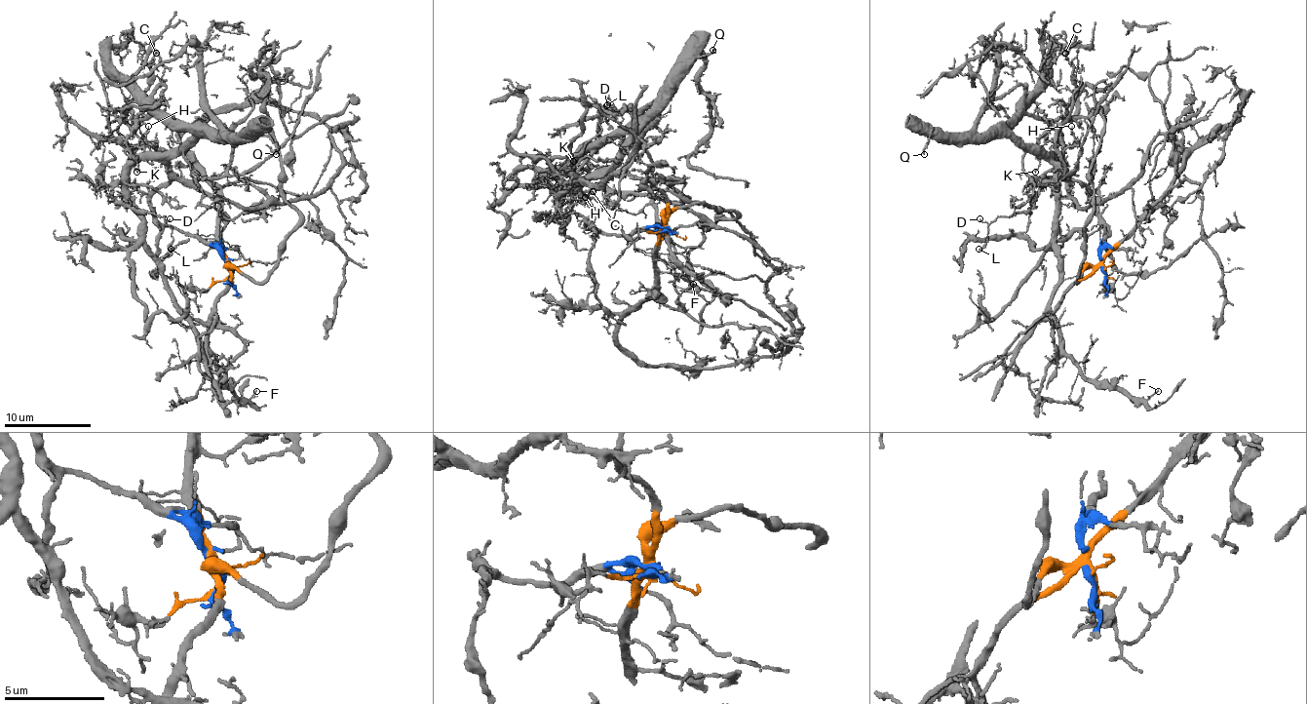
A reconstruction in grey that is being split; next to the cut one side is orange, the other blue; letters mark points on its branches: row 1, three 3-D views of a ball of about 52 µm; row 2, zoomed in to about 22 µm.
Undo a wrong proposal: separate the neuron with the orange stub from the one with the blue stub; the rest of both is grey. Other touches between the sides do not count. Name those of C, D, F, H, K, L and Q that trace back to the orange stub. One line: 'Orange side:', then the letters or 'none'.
Orange side: F

